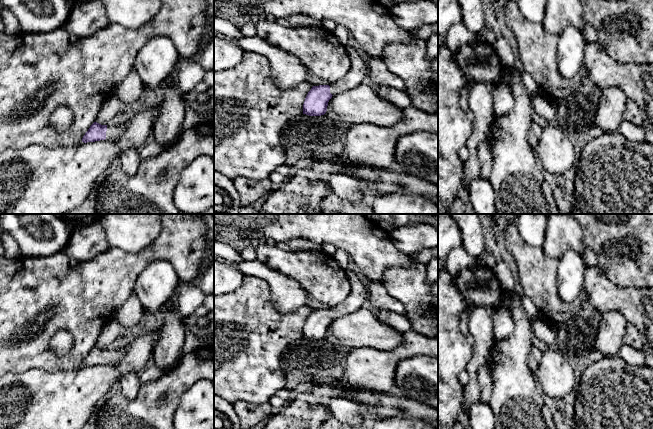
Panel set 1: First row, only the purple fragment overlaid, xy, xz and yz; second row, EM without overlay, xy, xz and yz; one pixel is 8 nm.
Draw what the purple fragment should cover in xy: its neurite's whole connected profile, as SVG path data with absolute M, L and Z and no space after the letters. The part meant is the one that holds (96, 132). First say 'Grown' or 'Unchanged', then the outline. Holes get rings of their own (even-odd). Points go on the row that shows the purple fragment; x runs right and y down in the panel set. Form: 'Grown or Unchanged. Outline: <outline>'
Grown. Outline: M125 120L115 126L110 127L94 122L83 136L82 142L87 143L117 138L122 133L127 123L128 120Z

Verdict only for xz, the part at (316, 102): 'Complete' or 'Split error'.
Split error

